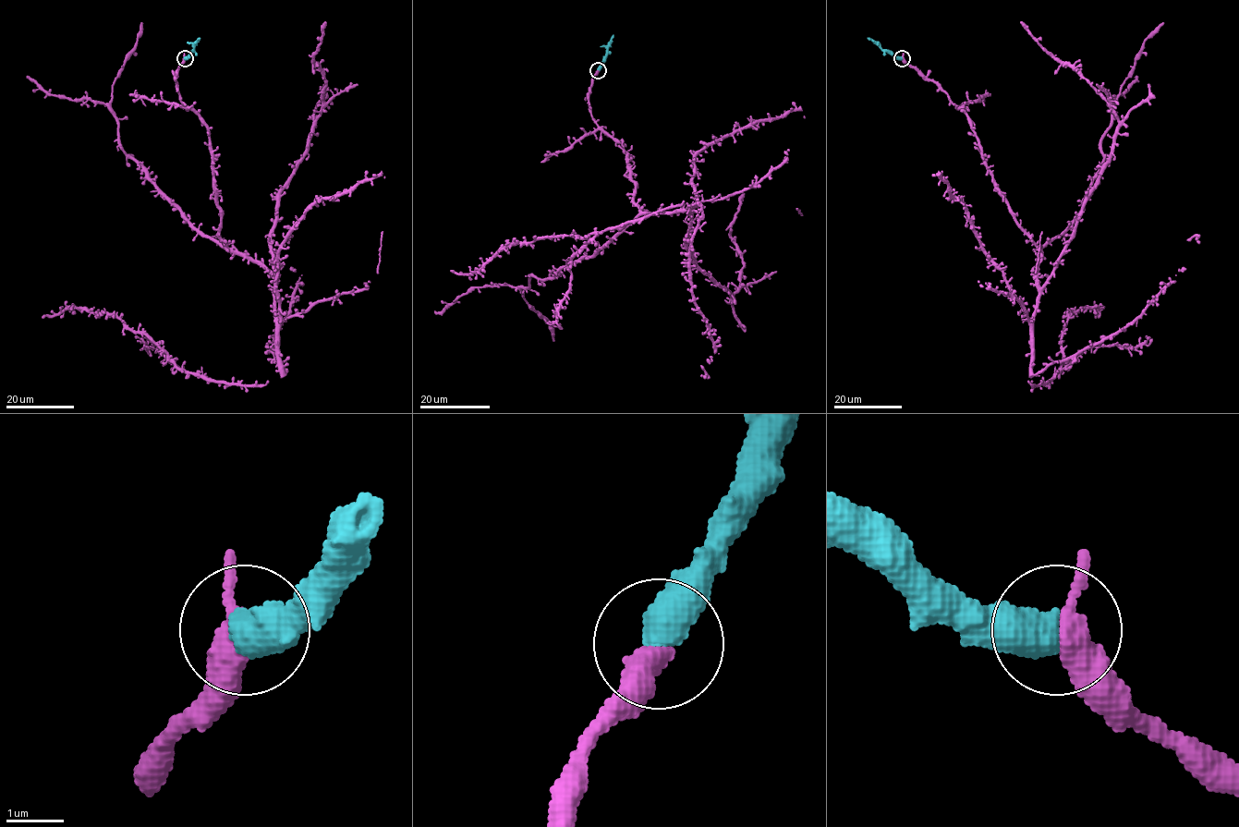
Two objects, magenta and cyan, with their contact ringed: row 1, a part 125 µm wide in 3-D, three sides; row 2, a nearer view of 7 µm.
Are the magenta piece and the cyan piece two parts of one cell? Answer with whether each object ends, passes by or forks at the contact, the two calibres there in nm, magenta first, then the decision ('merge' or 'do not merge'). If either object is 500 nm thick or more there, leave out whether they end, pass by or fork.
400/600 nm | merge

